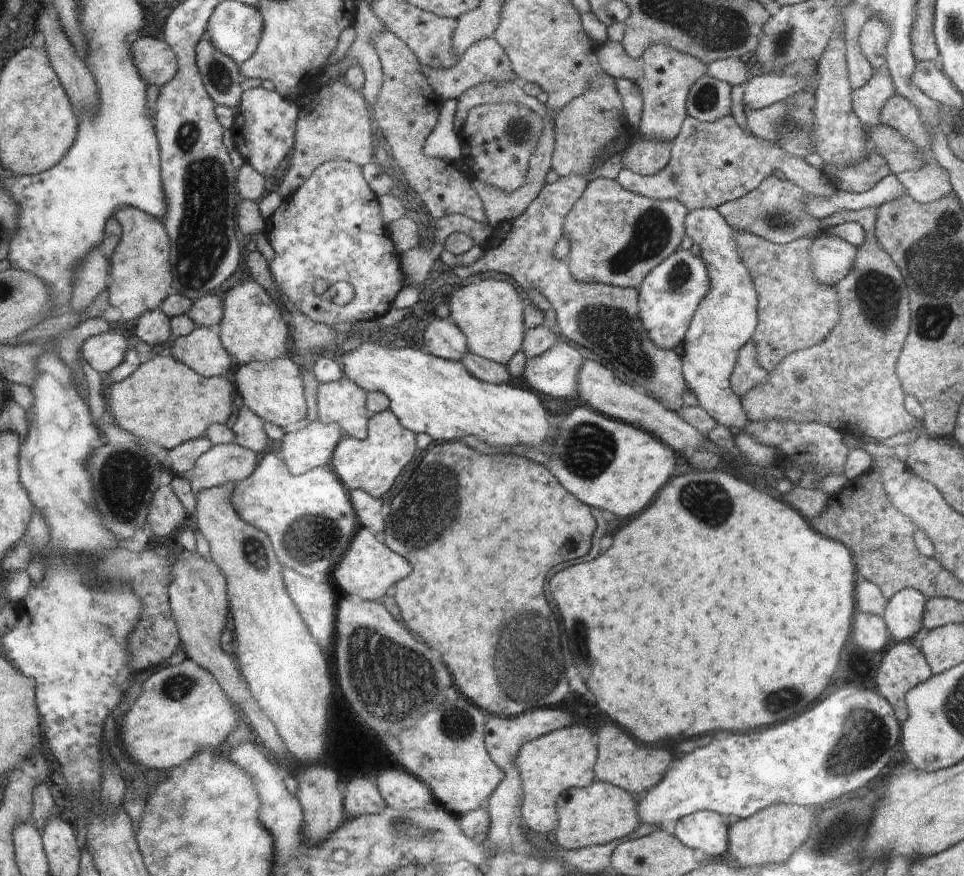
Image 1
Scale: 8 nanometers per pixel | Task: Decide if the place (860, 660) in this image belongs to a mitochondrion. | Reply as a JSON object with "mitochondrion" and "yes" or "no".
{"mitochondrion":"no"}

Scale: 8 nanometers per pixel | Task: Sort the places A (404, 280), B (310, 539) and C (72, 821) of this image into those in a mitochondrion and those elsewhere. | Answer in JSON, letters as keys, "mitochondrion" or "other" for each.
{"A":"other","B":"mitochondrion","C":"other"}

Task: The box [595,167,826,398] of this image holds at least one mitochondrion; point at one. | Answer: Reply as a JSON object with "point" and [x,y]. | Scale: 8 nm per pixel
{"point":[651,233]}

